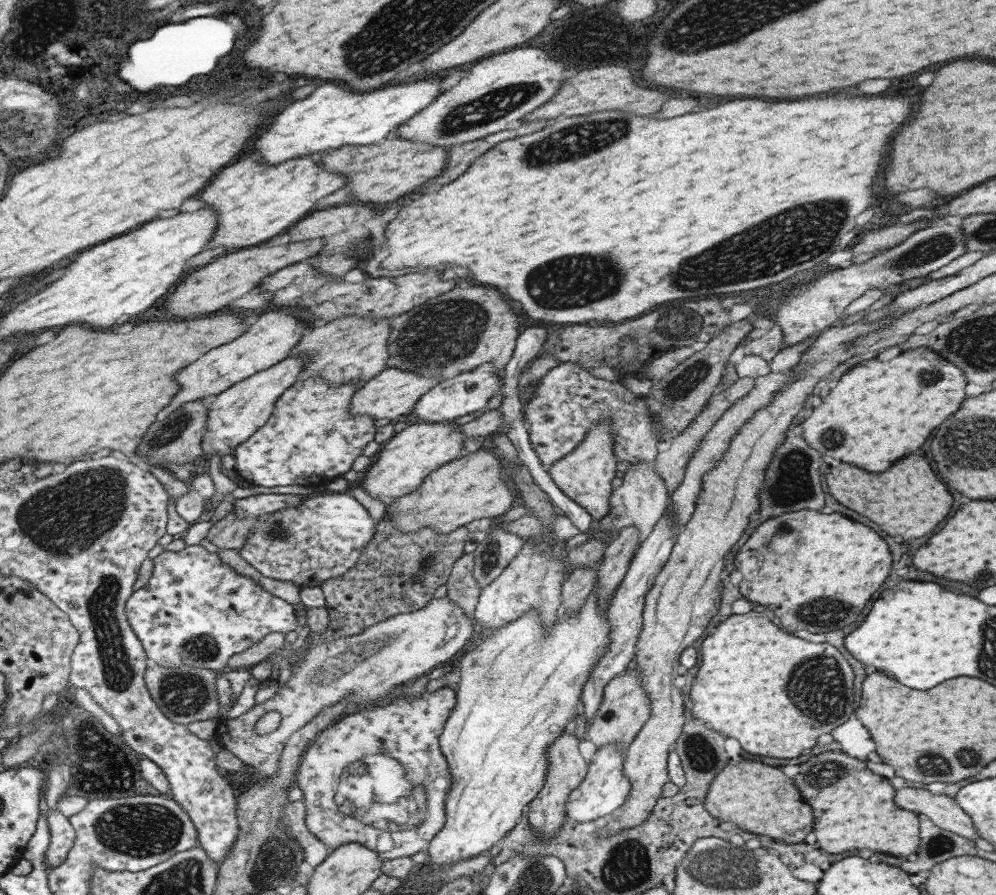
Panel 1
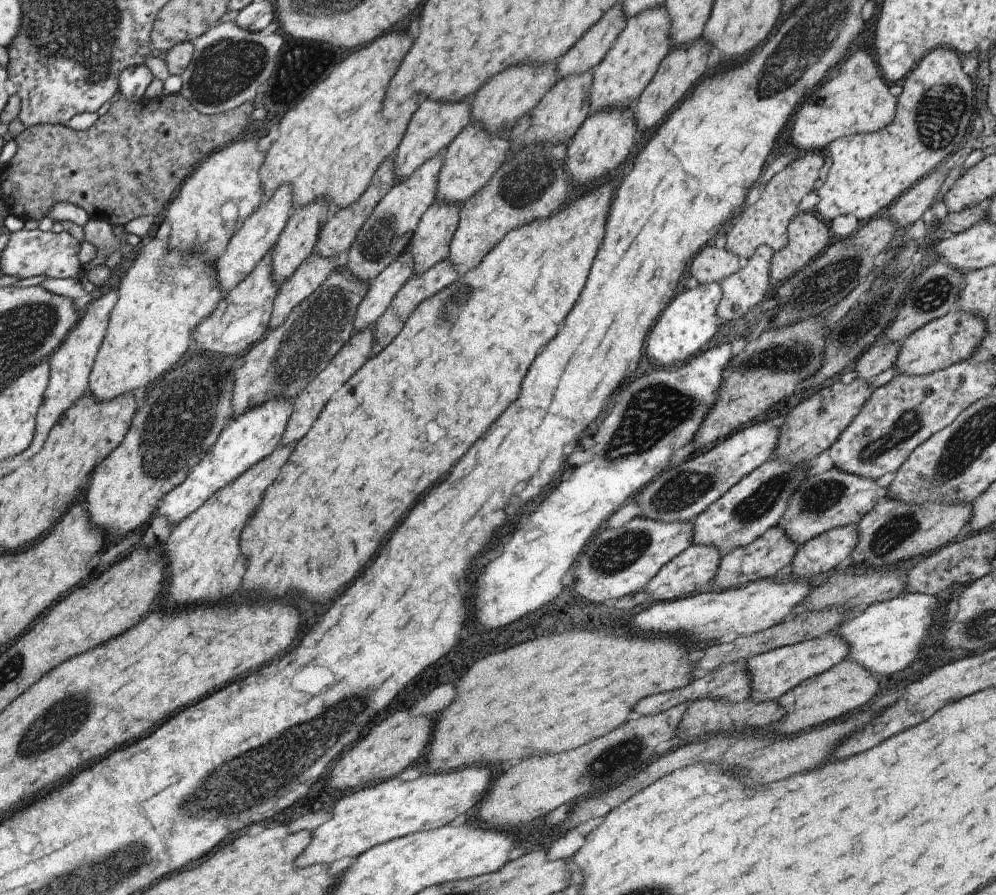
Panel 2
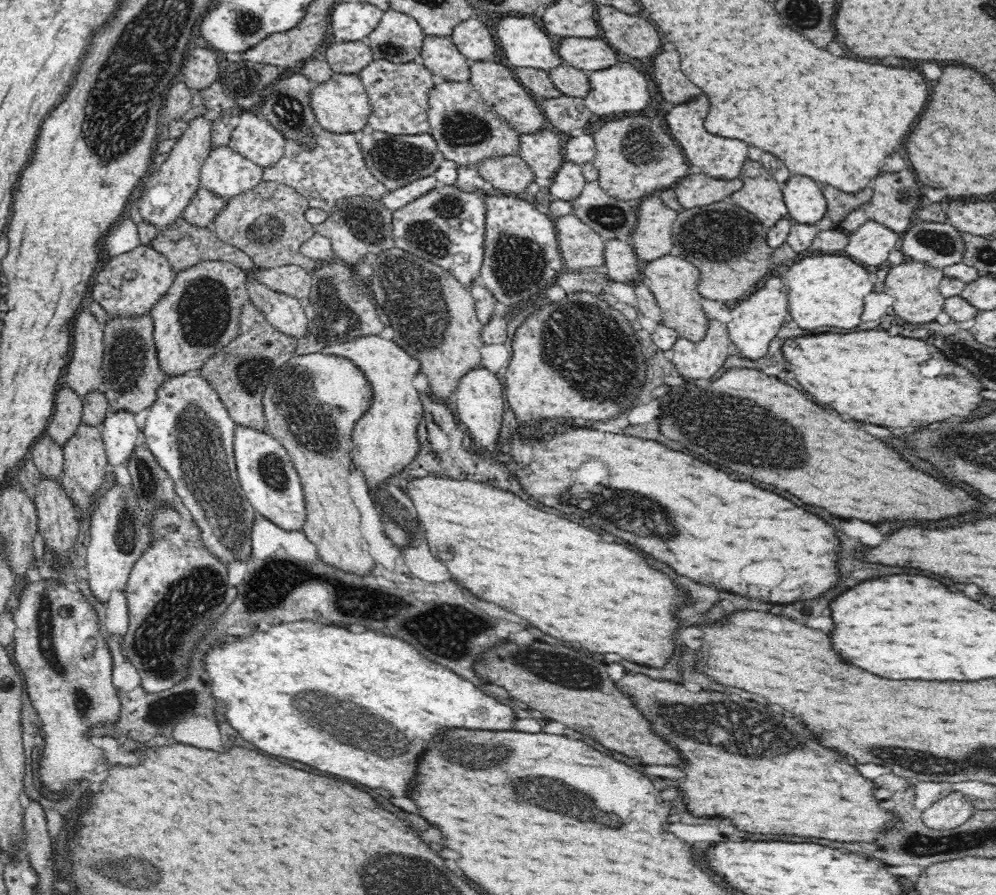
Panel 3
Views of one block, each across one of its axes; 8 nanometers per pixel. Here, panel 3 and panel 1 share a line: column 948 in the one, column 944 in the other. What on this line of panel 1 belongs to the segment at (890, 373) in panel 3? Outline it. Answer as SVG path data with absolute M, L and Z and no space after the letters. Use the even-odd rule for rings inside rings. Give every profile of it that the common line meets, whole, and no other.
M926 346L905 351L896 350L892 359L882 362L877 358L865 358L845 371L834 388L828 391L817 407L801 423L801 436L811 448L823 456L831 456L834 463L853 464L867 472L883 472L895 460L917 450L929 432L943 422L945 416L955 412L963 400L966 380L956 366L945 362L936 352Z

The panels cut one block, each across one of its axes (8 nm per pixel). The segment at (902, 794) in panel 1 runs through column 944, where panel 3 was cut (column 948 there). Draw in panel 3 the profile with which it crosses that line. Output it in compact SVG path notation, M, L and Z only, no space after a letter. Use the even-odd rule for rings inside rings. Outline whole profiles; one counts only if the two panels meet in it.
M955 791L930 805L921 813L922 822L930 829L952 830L964 824L972 816L972 804L960 793Z

